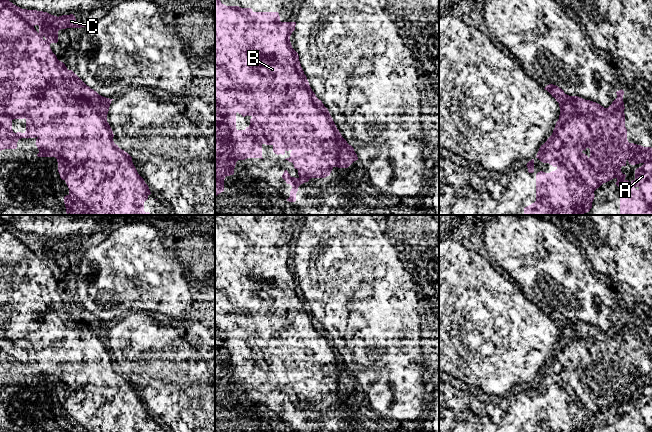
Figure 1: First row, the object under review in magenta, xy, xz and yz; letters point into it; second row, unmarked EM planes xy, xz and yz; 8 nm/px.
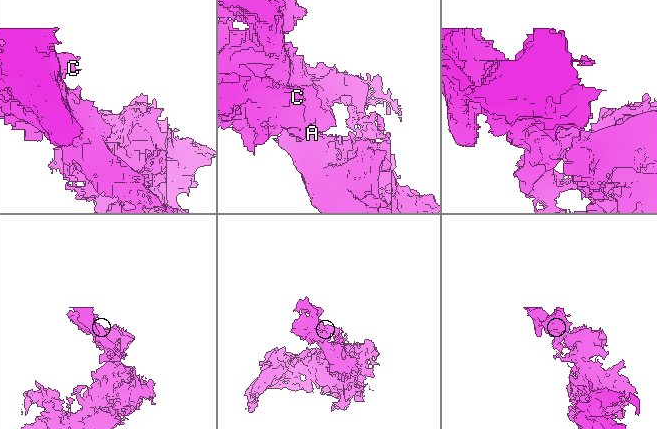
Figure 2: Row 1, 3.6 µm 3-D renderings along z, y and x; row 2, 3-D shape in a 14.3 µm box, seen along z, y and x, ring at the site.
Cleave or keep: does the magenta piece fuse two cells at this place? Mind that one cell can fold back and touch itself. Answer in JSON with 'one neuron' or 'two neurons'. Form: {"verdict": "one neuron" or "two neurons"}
{"verdict": "one neuron"}

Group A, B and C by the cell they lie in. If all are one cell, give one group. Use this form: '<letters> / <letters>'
A B C

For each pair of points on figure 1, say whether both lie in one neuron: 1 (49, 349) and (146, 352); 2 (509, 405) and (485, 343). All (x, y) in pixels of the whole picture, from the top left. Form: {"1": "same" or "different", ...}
{"1": "different", "2": "different"}

